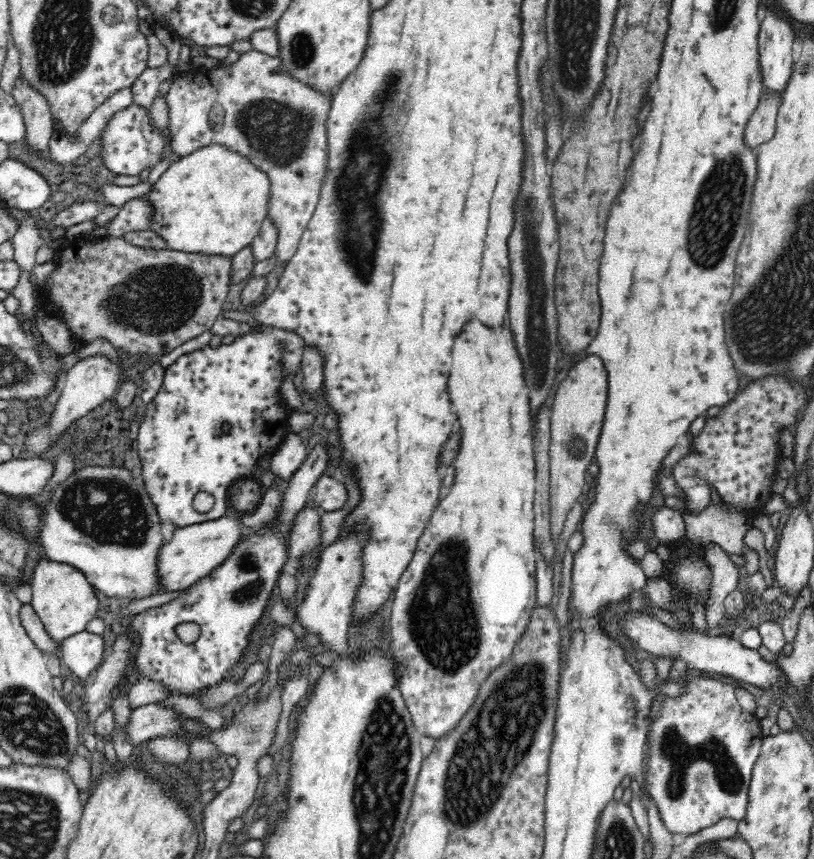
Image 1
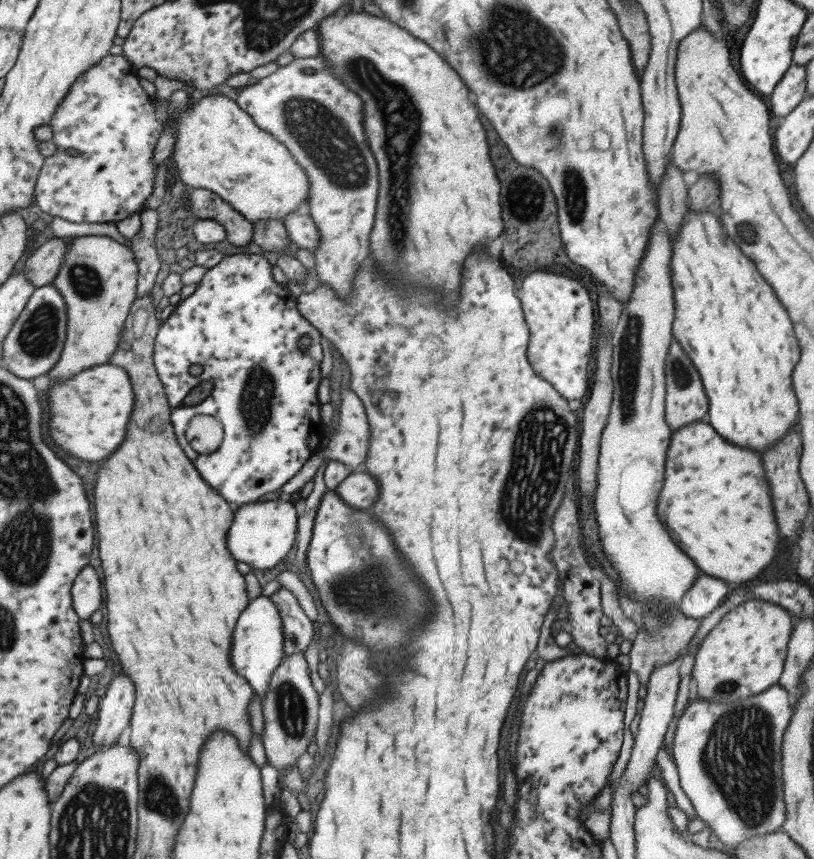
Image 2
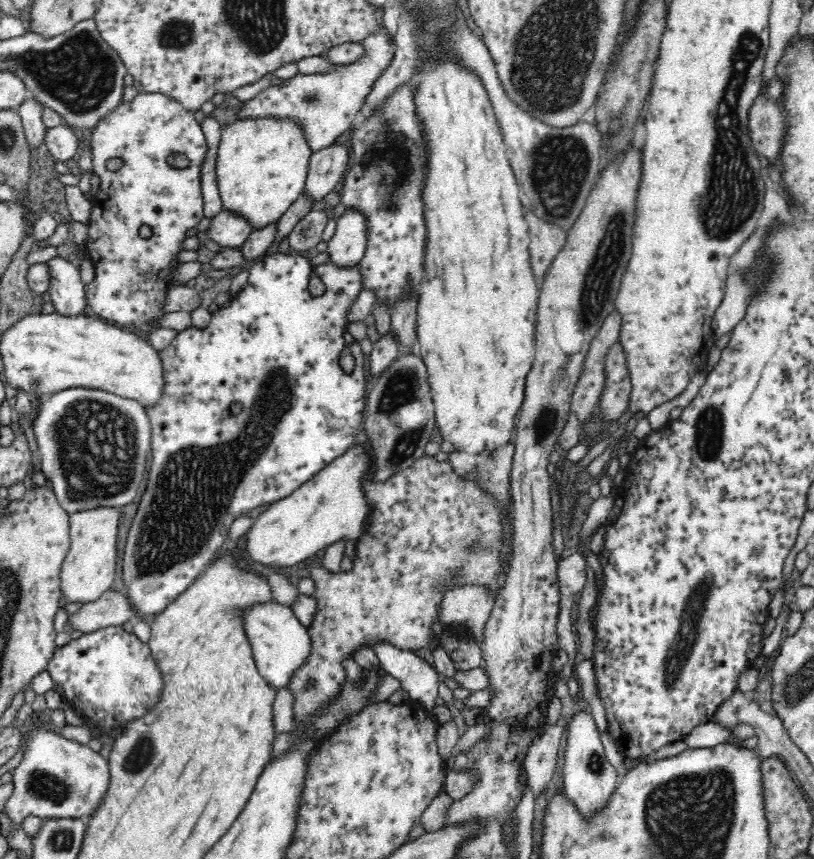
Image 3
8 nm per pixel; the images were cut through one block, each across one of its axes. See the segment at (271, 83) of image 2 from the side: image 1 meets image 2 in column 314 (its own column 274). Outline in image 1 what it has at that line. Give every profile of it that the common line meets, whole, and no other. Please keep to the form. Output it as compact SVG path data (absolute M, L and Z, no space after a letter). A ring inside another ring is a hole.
M248 50L241 54L239 59L234 63L224 63L223 60L219 60L216 66L212 68L198 68L193 73L190 71L180 71L176 74L170 82L168 92L165 94L166 104L168 104L168 126L166 128L165 136L168 138L166 148L171 153L182 157L184 155L192 154L199 148L204 148L210 145L222 145L234 153L240 154L244 158L248 159L252 165L262 170L262 172L268 175L270 179L270 198L268 198L268 217L274 221L276 230L278 232L277 246L273 253L276 258L276 265L285 265L296 255L300 240L306 231L306 227L314 214L321 191L321 184L326 177L327 168L327 136L326 136L326 120L330 112L330 104L332 96L318 93L318 91L312 89L312 87L300 82L294 77L290 77L288 73L280 72L280 59L278 57L270 56L257 50Z

